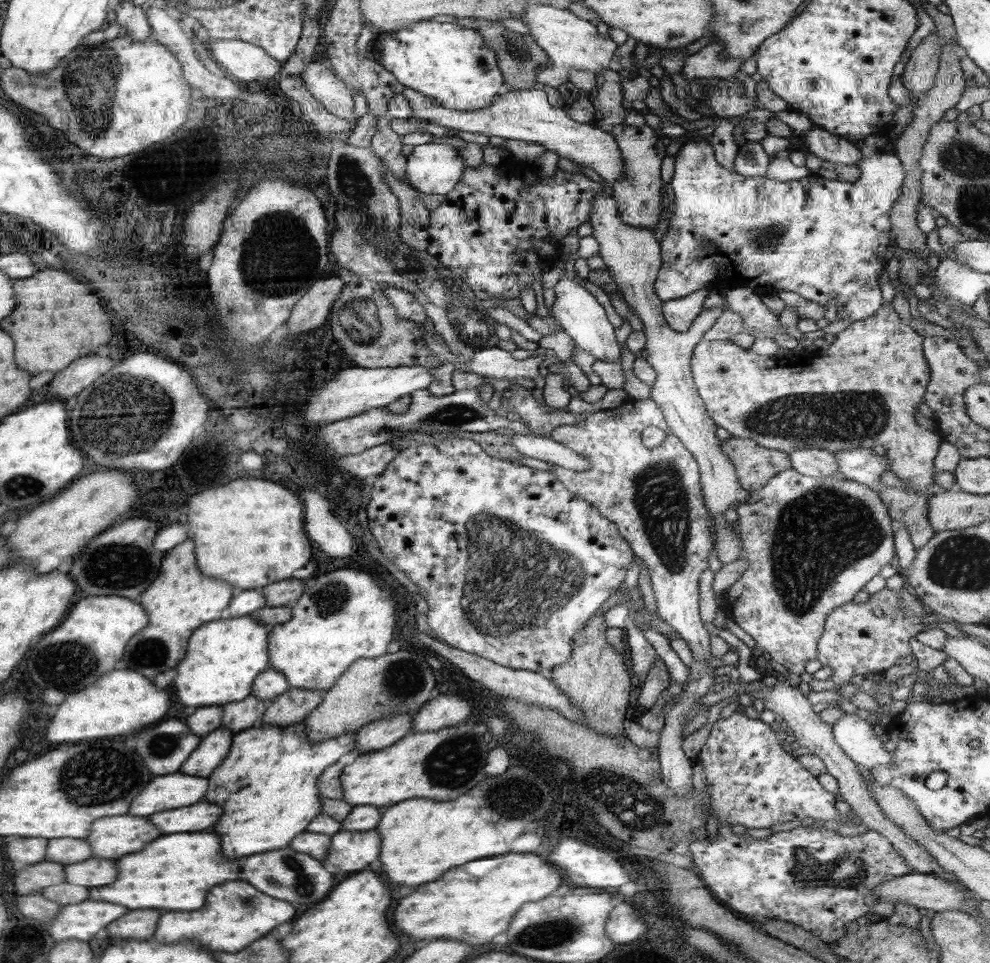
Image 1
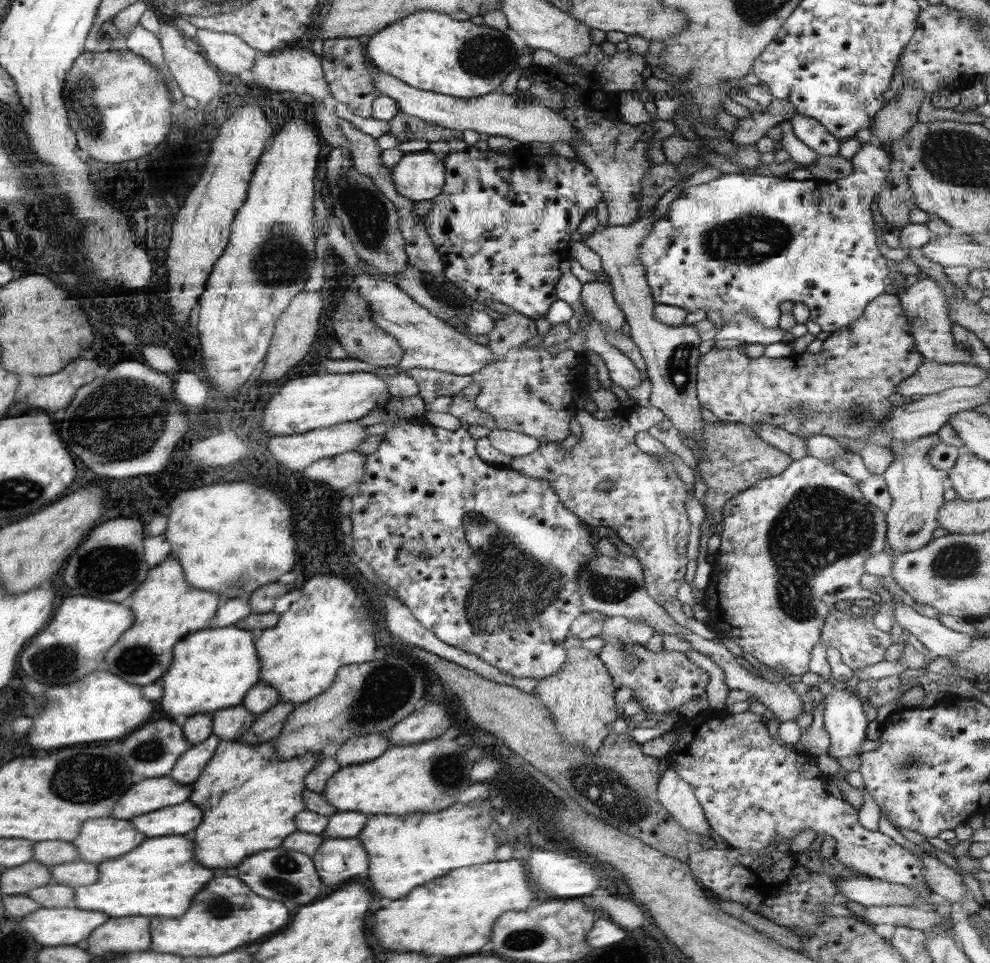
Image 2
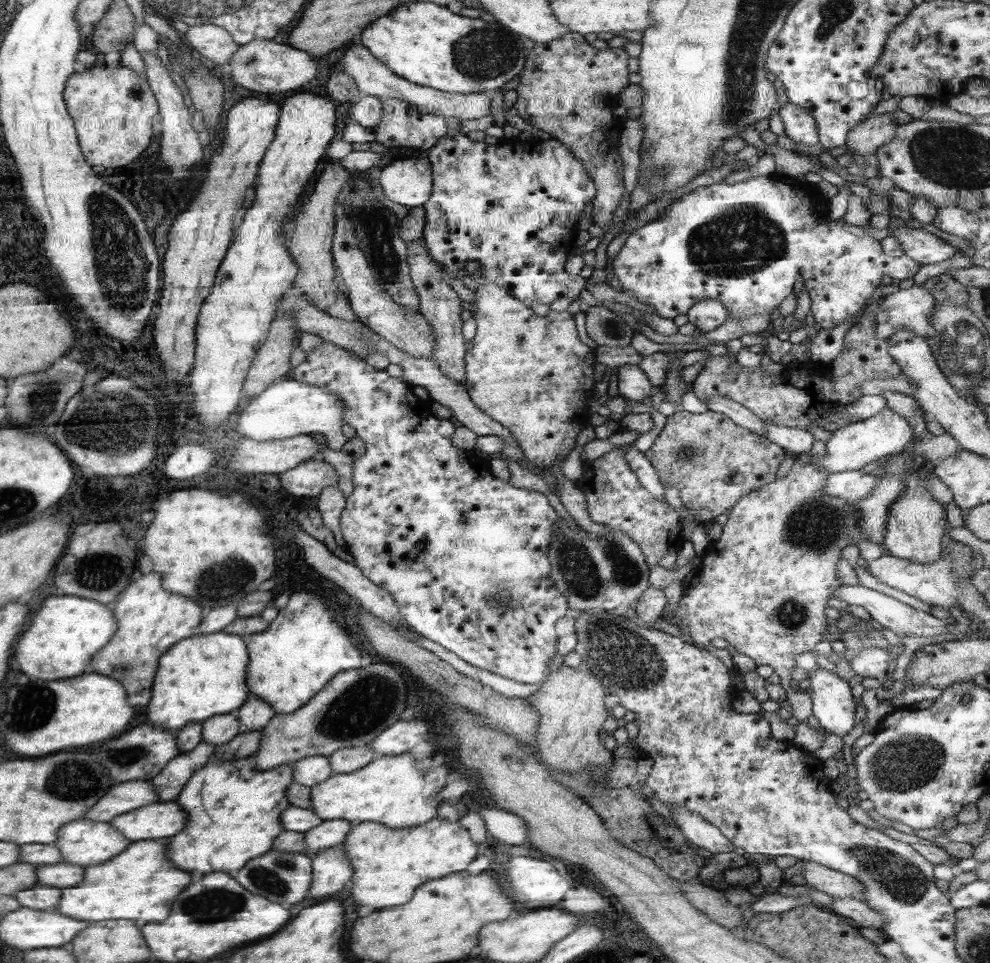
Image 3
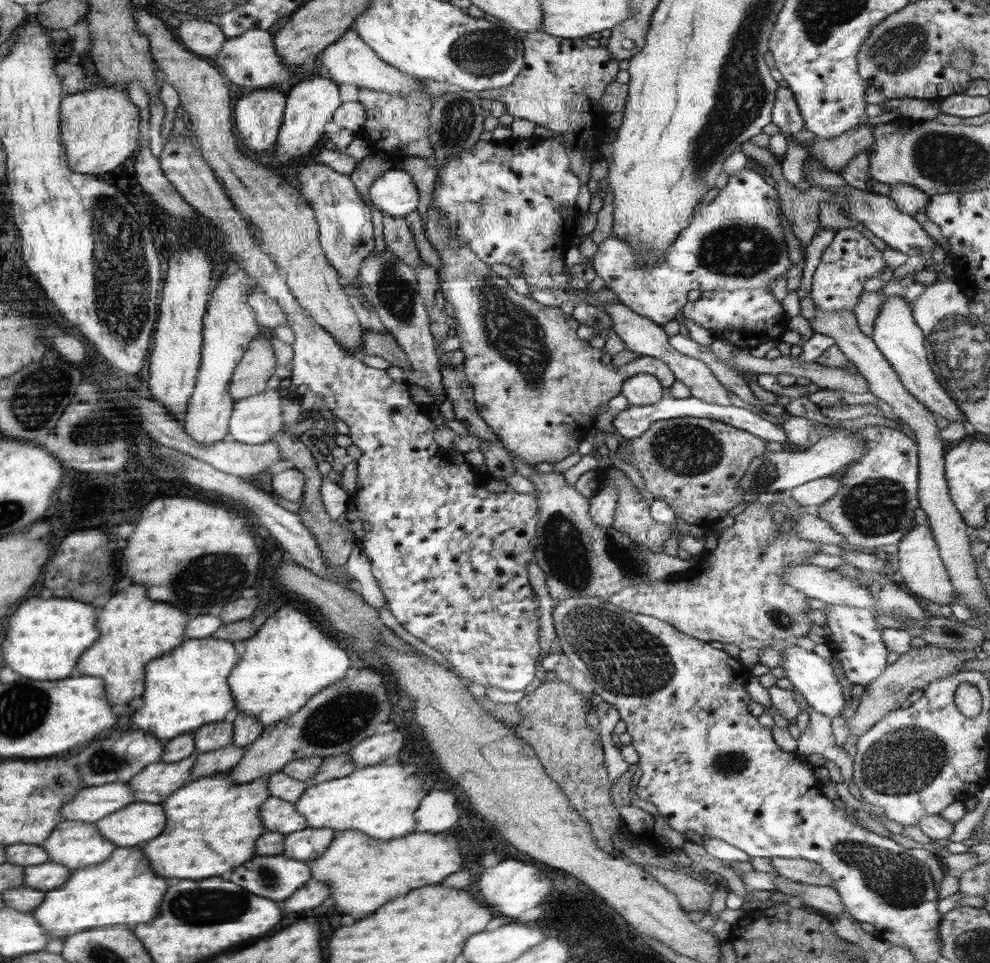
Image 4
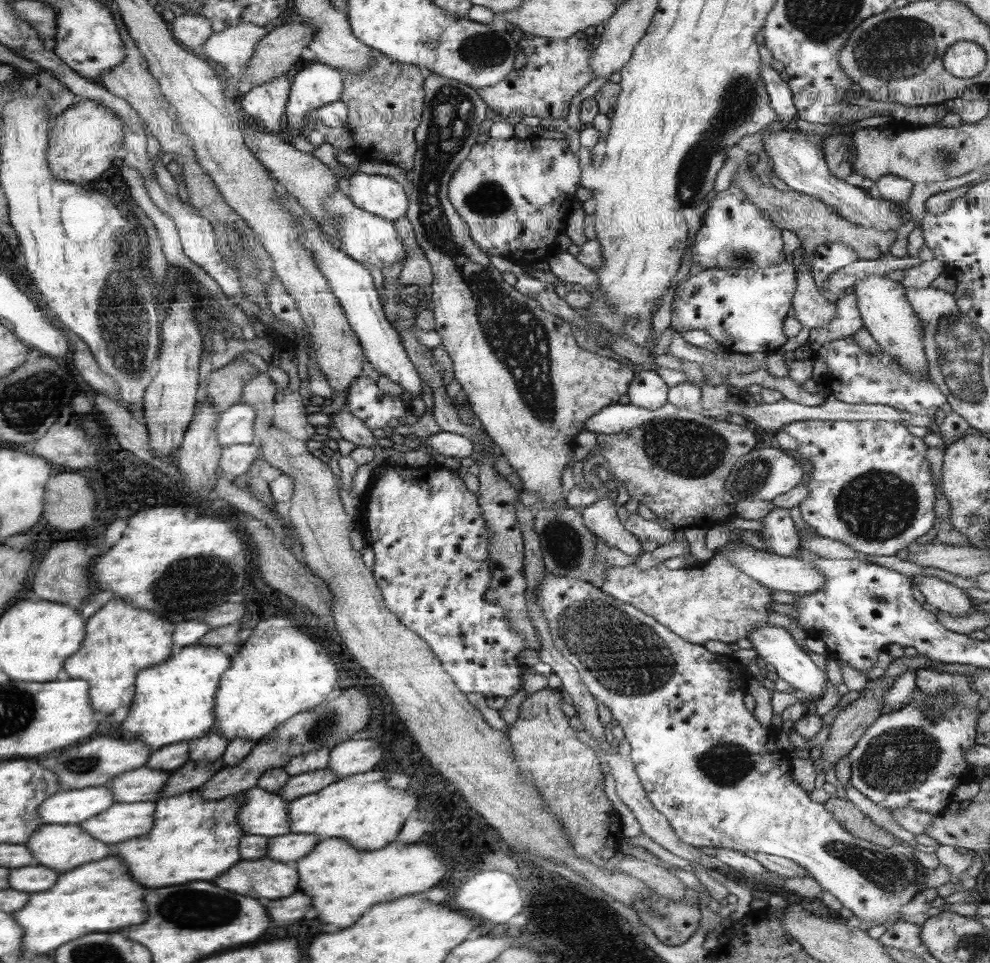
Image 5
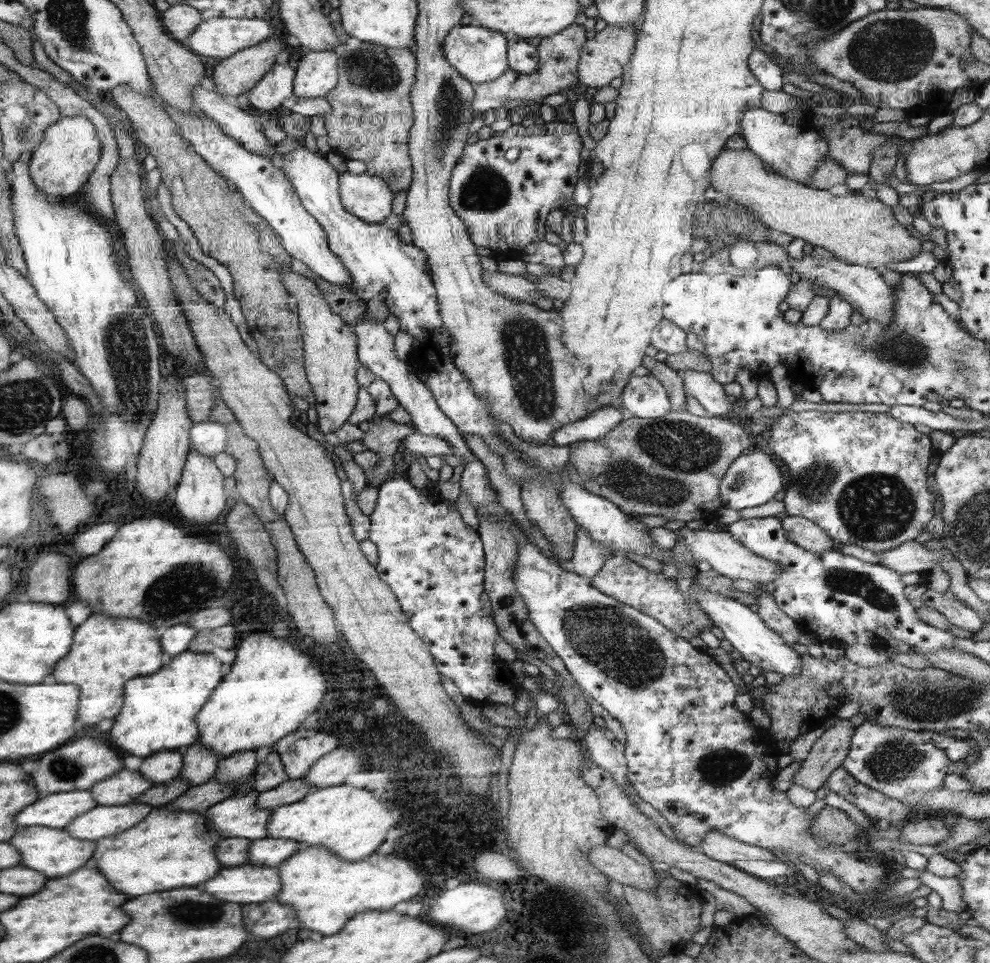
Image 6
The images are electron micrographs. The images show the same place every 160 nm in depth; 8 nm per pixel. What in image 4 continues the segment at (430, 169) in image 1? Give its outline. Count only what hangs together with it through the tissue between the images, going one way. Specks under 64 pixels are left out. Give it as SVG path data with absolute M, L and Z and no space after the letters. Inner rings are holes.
M390 168L369 186L374 206L394 217L405 217L418 208L418 188L405 169Z

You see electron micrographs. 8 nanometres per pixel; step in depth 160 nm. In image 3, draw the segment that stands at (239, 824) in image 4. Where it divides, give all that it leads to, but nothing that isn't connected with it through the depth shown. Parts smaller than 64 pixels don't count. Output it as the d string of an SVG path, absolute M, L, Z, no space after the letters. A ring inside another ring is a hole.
M211 757L203 768L192 774L178 796L180 806L192 814L192 826L168 842L176 866L188 872L232 874L244 868L248 860L266 854L274 838L284 832L280 816L291 805L288 787L293 781L292 765L256 770L253 757L230 762Z

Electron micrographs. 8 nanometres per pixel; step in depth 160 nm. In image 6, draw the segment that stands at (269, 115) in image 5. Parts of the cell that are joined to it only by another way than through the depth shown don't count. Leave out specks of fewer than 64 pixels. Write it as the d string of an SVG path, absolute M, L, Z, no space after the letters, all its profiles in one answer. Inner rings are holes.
M286 57L279 59L259 85L248 91L251 111L255 108L255 112L260 110L265 116L286 105L285 103L294 97L294 81L294 65L288 65Z

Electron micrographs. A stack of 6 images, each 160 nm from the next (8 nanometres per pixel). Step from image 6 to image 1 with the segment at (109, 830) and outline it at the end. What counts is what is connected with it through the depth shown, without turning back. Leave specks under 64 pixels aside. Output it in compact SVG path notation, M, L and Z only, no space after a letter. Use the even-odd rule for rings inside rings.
M198 802L196 806L184 806L180 810L164 810L160 814L154 814L152 822L156 822L156 826L164 830L164 834L200 832L214 826L222 814L224 812L220 806Z

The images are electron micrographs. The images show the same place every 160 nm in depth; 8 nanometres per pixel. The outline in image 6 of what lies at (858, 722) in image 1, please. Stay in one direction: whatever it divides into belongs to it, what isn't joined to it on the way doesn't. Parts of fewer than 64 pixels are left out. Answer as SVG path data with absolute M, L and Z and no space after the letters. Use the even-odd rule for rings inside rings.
M699 590L696 594L696 601L704 609L704 612L711 618L713 626L716 625L724 633L724 638L729 640L741 654L741 658L750 664L759 666L763 670L778 672L783 676L796 676L803 665L801 654L792 645L784 642L784 639L772 630L756 612L753 612L748 605L741 604L734 598L724 598L719 594L712 594Z

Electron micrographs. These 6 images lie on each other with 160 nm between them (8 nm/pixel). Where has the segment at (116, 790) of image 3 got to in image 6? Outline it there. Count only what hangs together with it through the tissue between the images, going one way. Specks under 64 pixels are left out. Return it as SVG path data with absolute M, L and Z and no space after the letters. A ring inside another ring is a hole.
M76 790L72 792L52 793L40 798L34 806L28 806L24 814L20 814L20 826L52 826L64 828L74 818L98 806L96 798L90 791Z

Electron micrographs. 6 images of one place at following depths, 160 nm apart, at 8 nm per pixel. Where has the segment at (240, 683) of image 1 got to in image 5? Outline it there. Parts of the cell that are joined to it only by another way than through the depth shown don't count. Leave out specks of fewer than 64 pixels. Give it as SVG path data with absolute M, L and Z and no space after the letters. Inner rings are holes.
M196 644L181 647L162 664L144 669L136 682L136 706L122 722L124 736L143 740L152 751L204 736L215 726L215 696L222 673L230 668L230 658L220 647Z

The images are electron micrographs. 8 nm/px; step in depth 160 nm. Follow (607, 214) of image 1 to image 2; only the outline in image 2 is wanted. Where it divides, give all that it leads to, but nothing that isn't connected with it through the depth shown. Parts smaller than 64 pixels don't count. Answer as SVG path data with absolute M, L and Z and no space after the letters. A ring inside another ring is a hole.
M654 209L641 219L624 226L605 225L598 227L586 240L601 258L603 271L613 289L613 298L630 325L632 341L638 346L646 364L646 376L651 380L650 402L670 419L672 426L687 436L701 440L702 407L697 397L697 363L699 362L700 332L692 325L667 326L652 316L657 302L652 298L650 286L645 277L645 268L639 259L639 250L644 239L651 234L657 221Z

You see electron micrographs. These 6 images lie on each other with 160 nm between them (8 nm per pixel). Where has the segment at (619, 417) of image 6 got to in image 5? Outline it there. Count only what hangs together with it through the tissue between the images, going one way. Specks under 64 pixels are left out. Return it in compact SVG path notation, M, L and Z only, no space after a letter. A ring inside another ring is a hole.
M668 402L656 410L634 406L632 403L616 403L588 419L584 423L584 430L596 434L630 433L650 420L680 416L683 416L683 411Z

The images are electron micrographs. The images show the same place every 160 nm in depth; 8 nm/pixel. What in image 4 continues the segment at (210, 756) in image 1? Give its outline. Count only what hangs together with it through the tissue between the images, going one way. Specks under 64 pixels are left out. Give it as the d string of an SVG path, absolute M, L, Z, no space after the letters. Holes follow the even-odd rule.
M195 751L190 758L181 762L160 762L144 767L140 776L130 782L130 788L136 790L133 795L137 800L140 798L140 802L162 804L162 800L185 786L199 753Z

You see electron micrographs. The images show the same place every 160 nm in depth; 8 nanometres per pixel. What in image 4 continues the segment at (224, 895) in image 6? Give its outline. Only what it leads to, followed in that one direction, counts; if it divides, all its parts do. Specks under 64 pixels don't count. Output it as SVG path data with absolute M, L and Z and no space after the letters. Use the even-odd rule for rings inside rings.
M284 854L256 856L252 862L244 862L240 870L234 870L228 879L252 890L252 894L260 894L261 898L282 902L312 879L308 865Z

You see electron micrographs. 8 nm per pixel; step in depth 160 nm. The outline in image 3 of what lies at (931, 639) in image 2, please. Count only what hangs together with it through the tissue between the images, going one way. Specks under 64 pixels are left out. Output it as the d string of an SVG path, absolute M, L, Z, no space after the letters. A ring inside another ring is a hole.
M841 582L841 584L837 584L837 587L833 590L832 598L833 597L844 600L844 602L848 602L849 605L854 604L854 606L862 606L862 608L865 608L870 613L870 616L876 620L876 622L879 622L883 627L889 628L897 634L915 633L917 637L930 637L936 636L939 632L943 632L943 628L945 628L946 621L938 619L930 613L914 609L914 607L910 607L909 605L894 599L892 596L888 596L885 593L862 585L852 586Z

